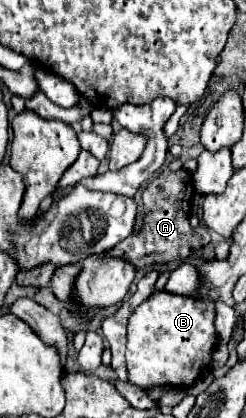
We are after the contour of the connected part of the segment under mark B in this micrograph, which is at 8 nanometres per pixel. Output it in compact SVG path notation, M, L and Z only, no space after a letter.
M164 290L152 292L128 320L128 350L126 364L130 382L148 390L152 386L192 386L202 368L208 366L210 354L216 348L214 302L210 298L178 296Z

